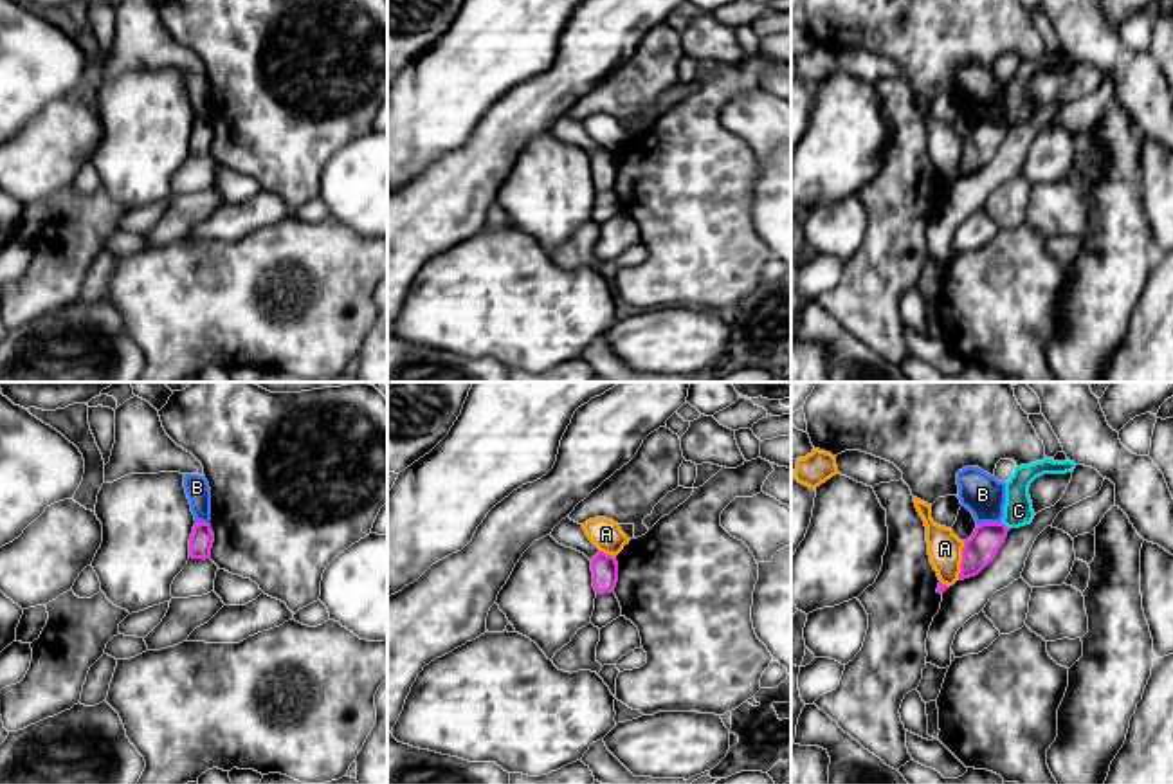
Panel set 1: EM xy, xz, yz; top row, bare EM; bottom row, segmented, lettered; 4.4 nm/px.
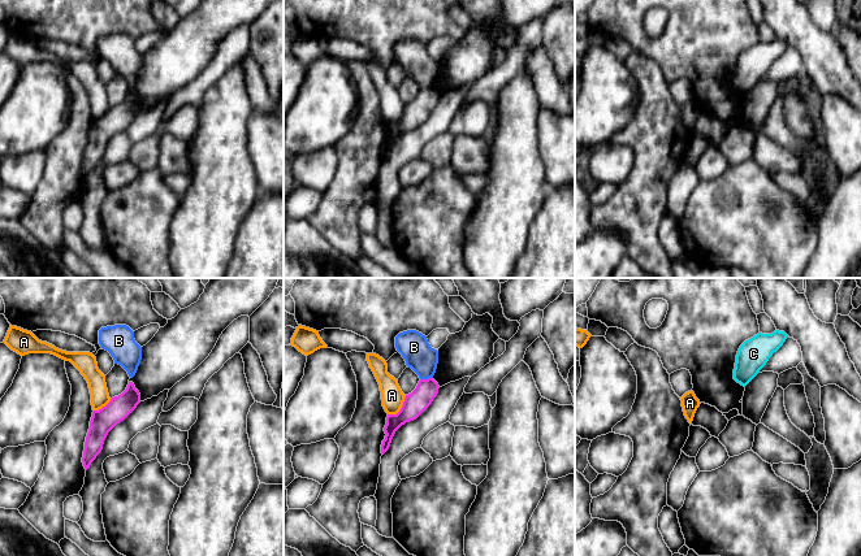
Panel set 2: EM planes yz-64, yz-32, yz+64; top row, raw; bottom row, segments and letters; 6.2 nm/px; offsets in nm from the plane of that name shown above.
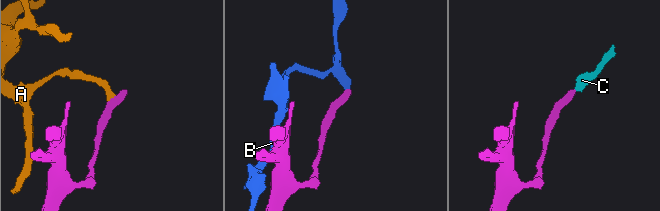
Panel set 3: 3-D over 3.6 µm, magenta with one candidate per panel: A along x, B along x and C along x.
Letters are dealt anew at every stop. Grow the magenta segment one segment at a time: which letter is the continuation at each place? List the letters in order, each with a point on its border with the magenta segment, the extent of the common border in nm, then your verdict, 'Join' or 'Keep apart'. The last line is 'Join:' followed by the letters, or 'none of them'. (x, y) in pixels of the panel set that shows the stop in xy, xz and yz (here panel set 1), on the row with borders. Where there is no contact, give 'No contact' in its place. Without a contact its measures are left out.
A: Touches magenta at yz (963, 561). Shared border 180 nm. Keep apart
B: Touches magenta at yz (988, 523). Shared border 110 nm. Keep apart
C: Touches magenta at yz (1004, 525). Shared border 60 nm. Keep apart
Join: none of them

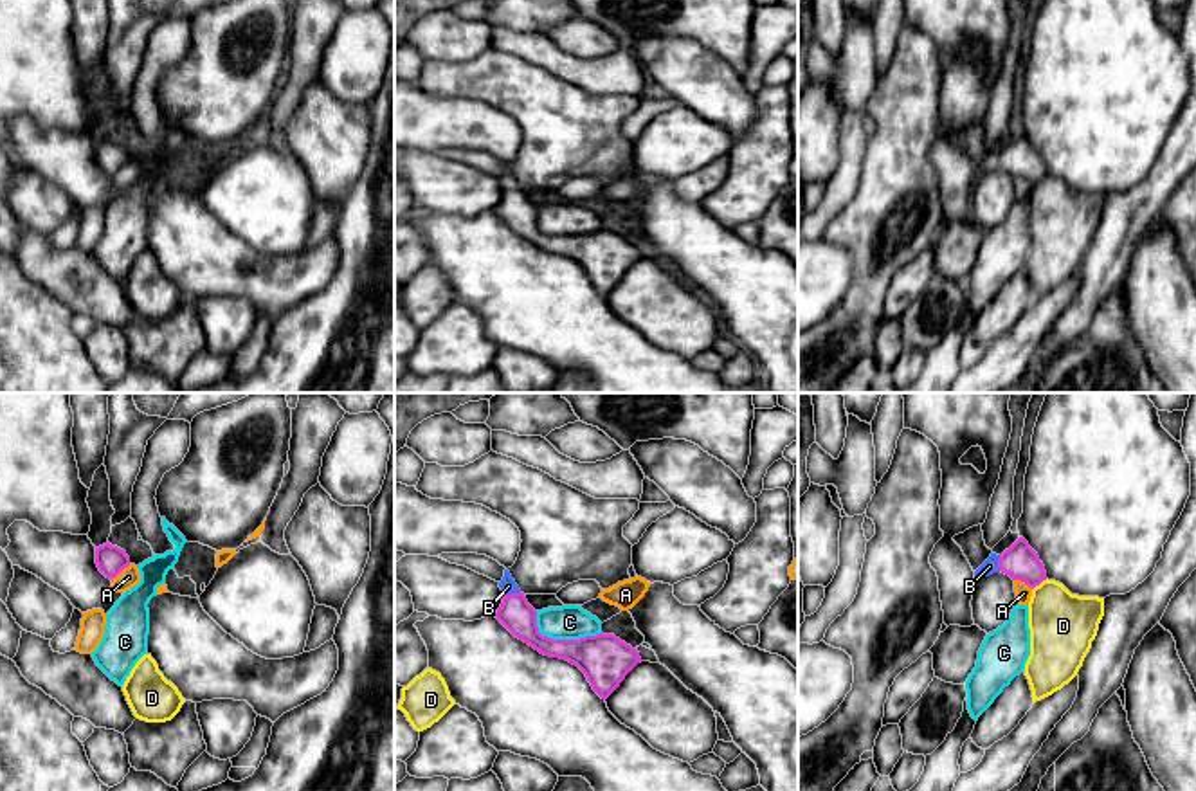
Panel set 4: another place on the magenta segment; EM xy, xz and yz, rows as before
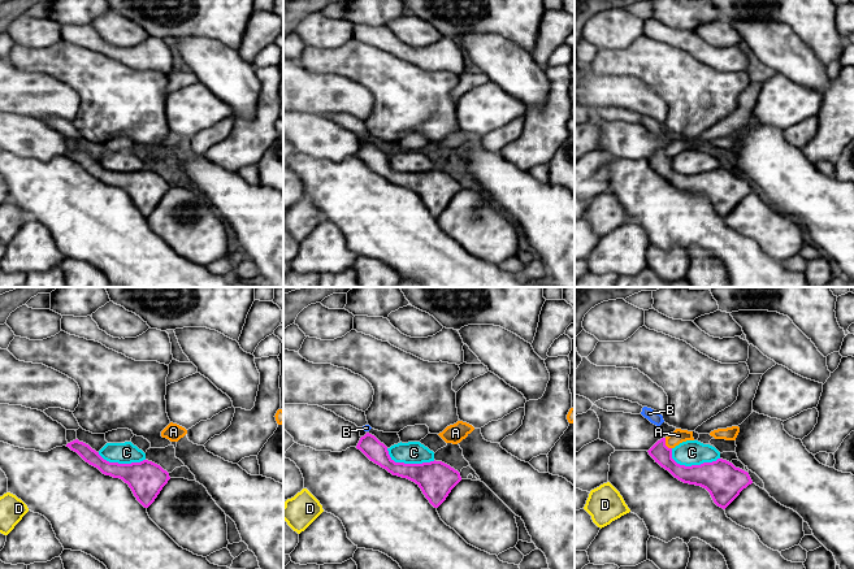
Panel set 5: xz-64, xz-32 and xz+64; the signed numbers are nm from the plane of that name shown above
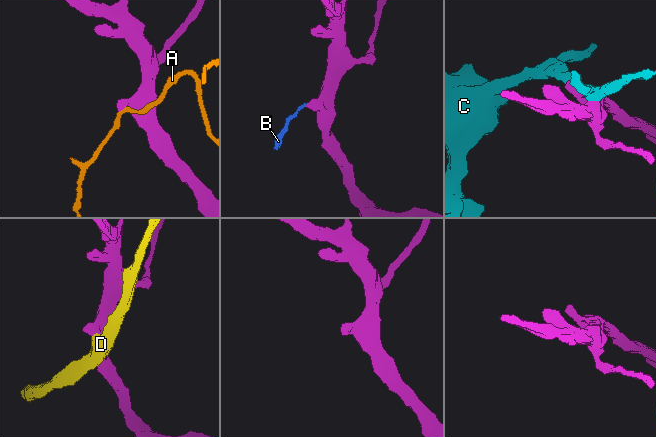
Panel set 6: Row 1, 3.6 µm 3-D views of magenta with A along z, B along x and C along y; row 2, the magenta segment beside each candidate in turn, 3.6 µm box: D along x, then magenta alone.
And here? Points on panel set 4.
A: Touches magenta at xy (119, 572). Shared border 120 nm. Keep apart
B: Touches magenta at xz (512, 593). Shared border 70 nm. Join
C: Touches magenta at xz (561, 640). Shared border 320 nm. Keep apart
D: Touches magenta at yz (1040, 582). Shared border 90 nm. Keep apart
Join: B

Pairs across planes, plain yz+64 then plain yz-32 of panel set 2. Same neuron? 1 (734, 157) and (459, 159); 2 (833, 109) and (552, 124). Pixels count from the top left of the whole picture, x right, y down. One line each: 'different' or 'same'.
1: different
2: same

